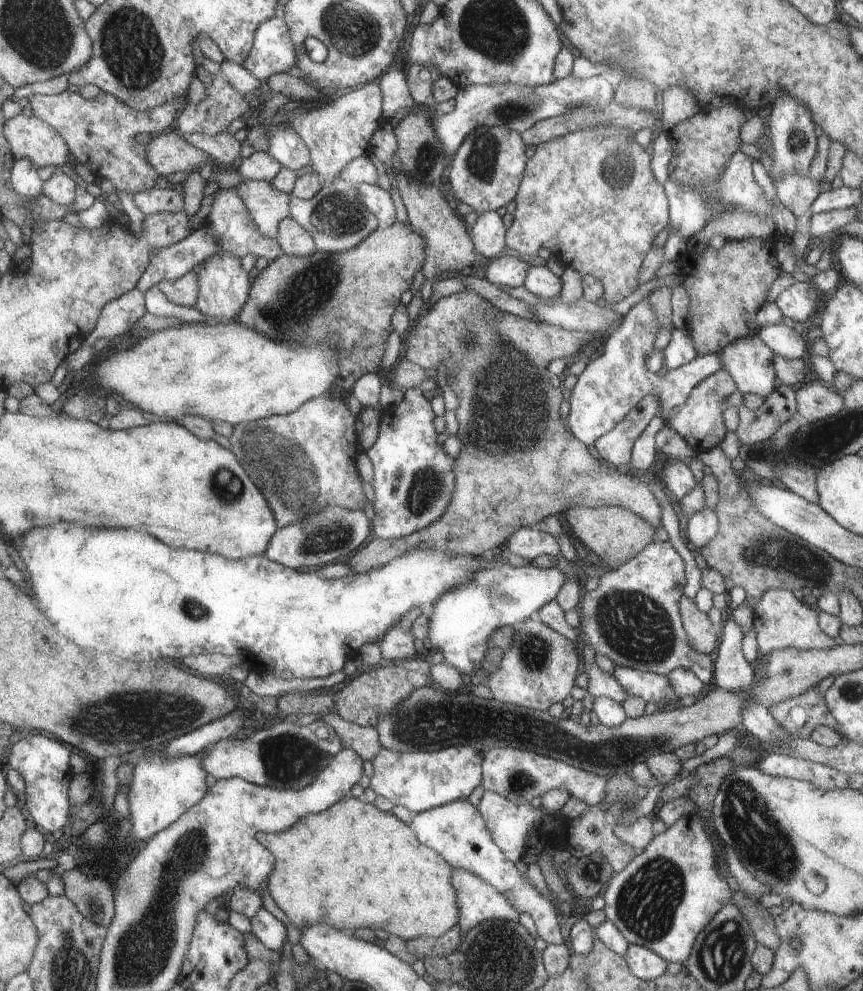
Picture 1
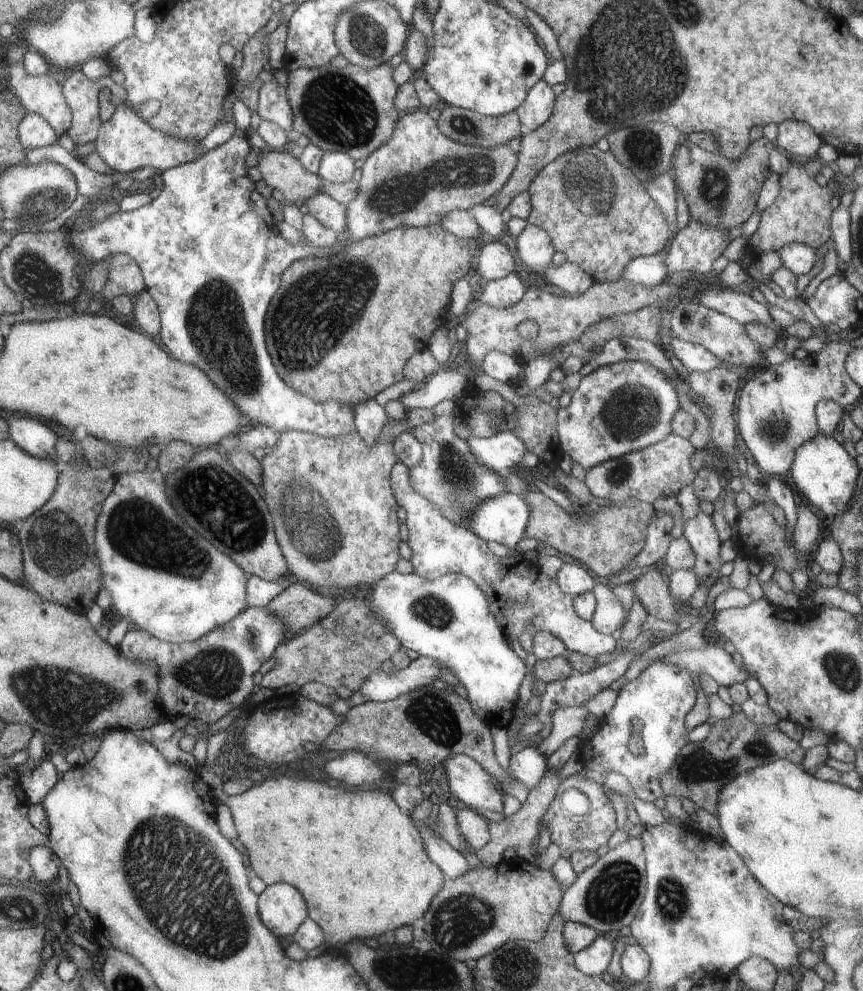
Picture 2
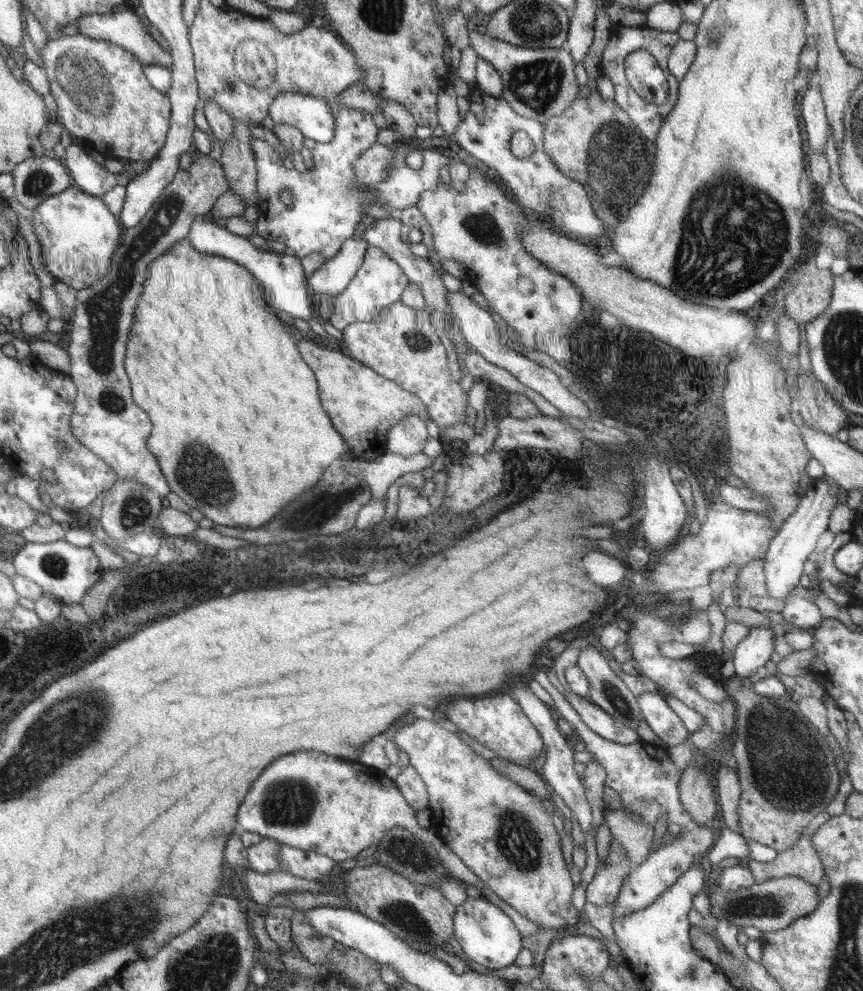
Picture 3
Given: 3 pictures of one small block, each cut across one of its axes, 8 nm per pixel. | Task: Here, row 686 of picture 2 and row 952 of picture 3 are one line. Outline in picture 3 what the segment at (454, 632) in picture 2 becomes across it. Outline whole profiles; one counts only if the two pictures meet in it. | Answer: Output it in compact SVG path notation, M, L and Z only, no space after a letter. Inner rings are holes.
M482 895L479 898L468 897L458 906L453 924L456 926L454 938L477 968L497 971L512 966L518 958L518 952L522 950L522 936L516 930L514 922Z

